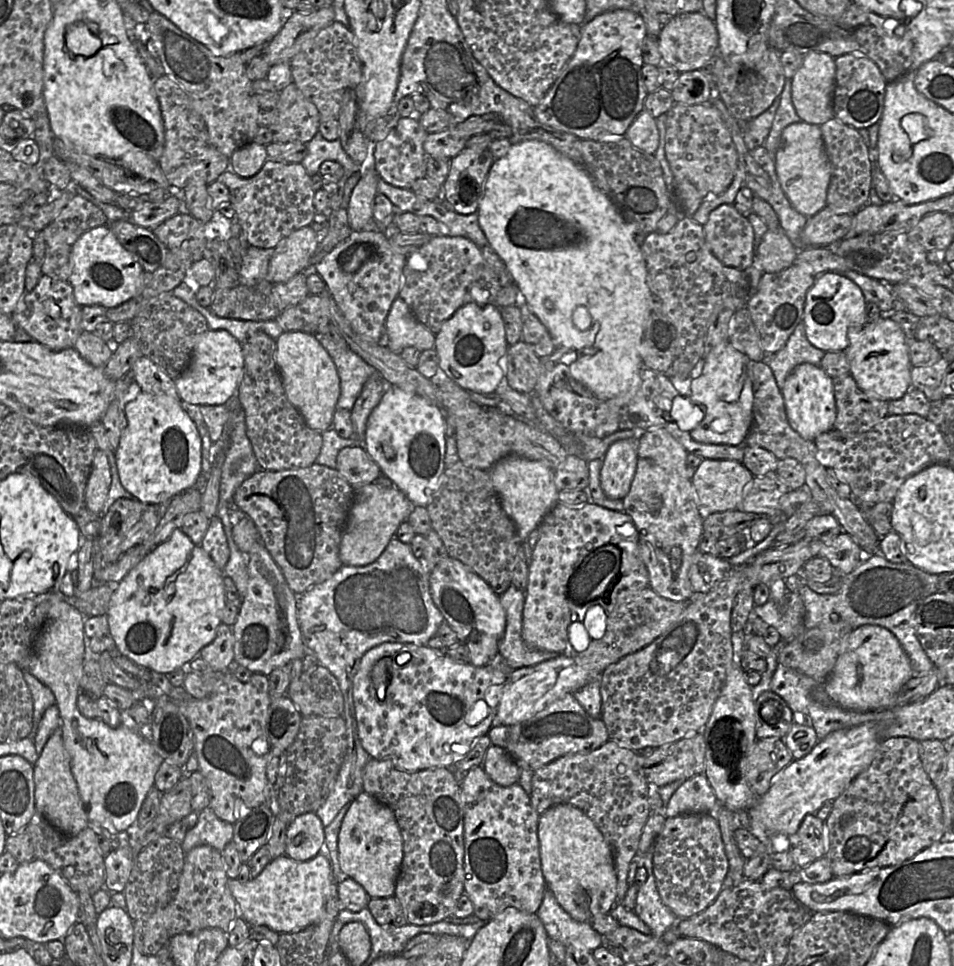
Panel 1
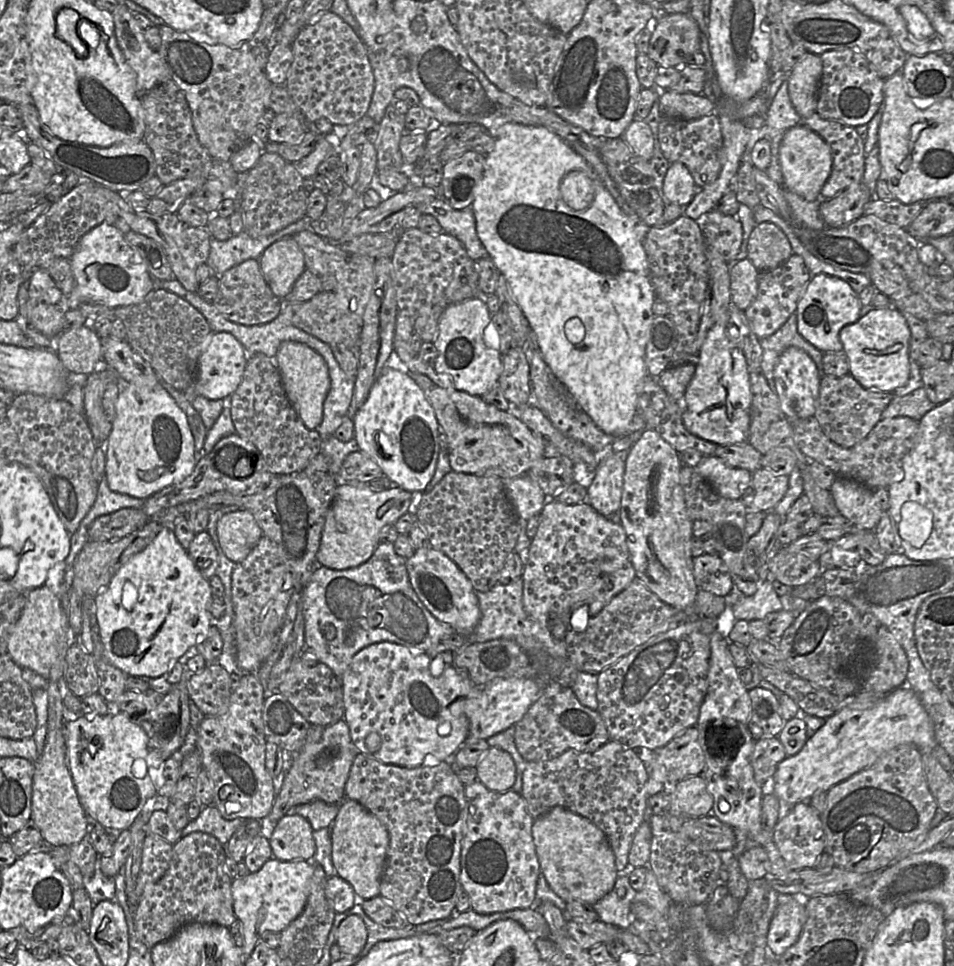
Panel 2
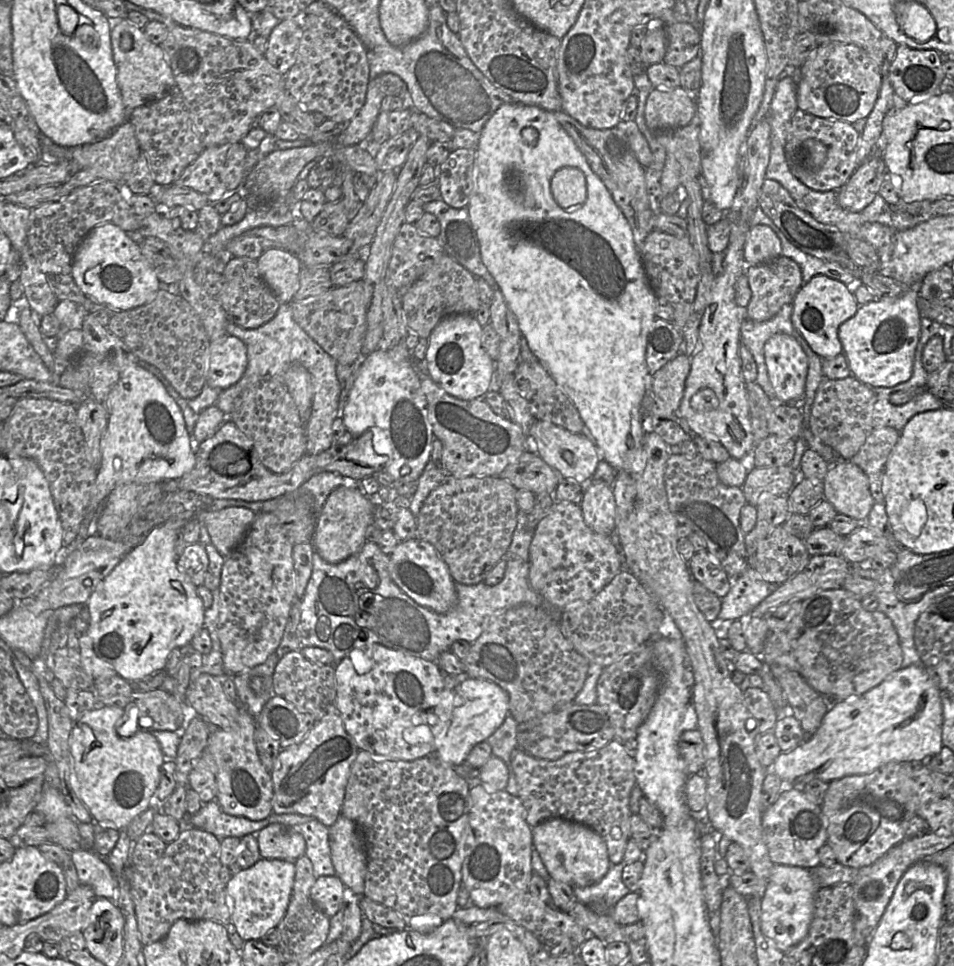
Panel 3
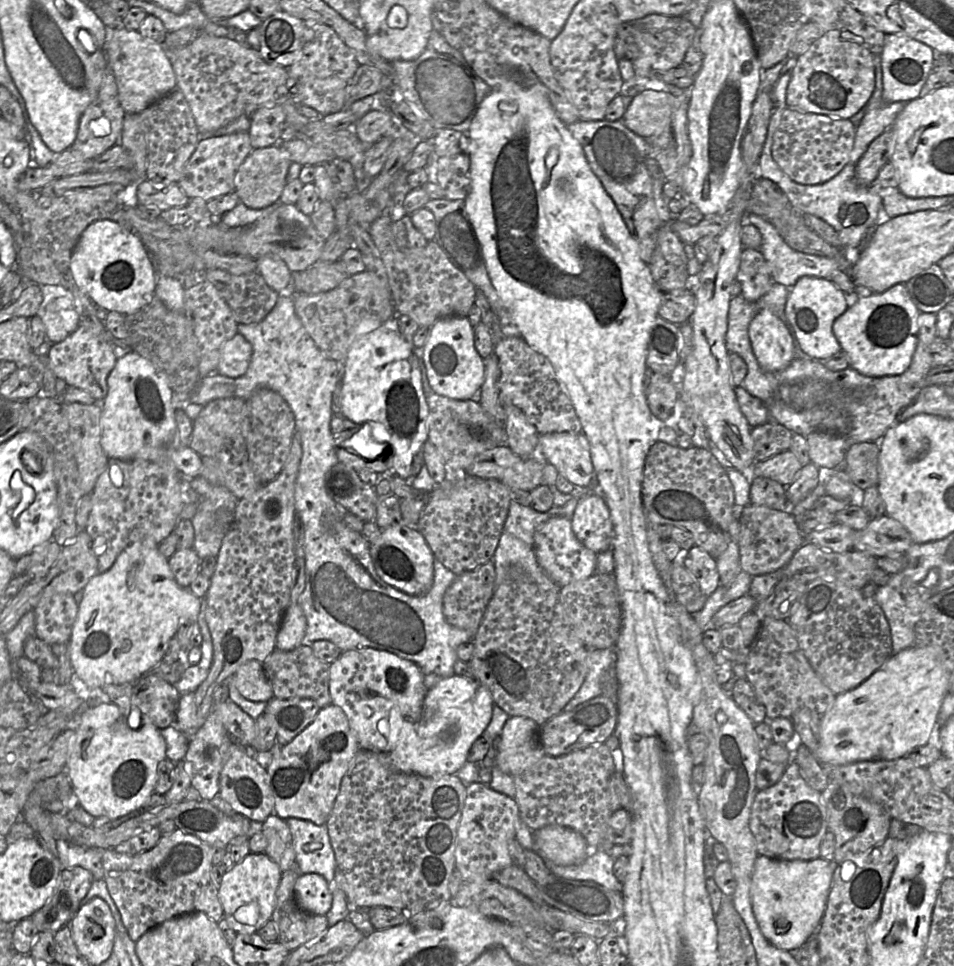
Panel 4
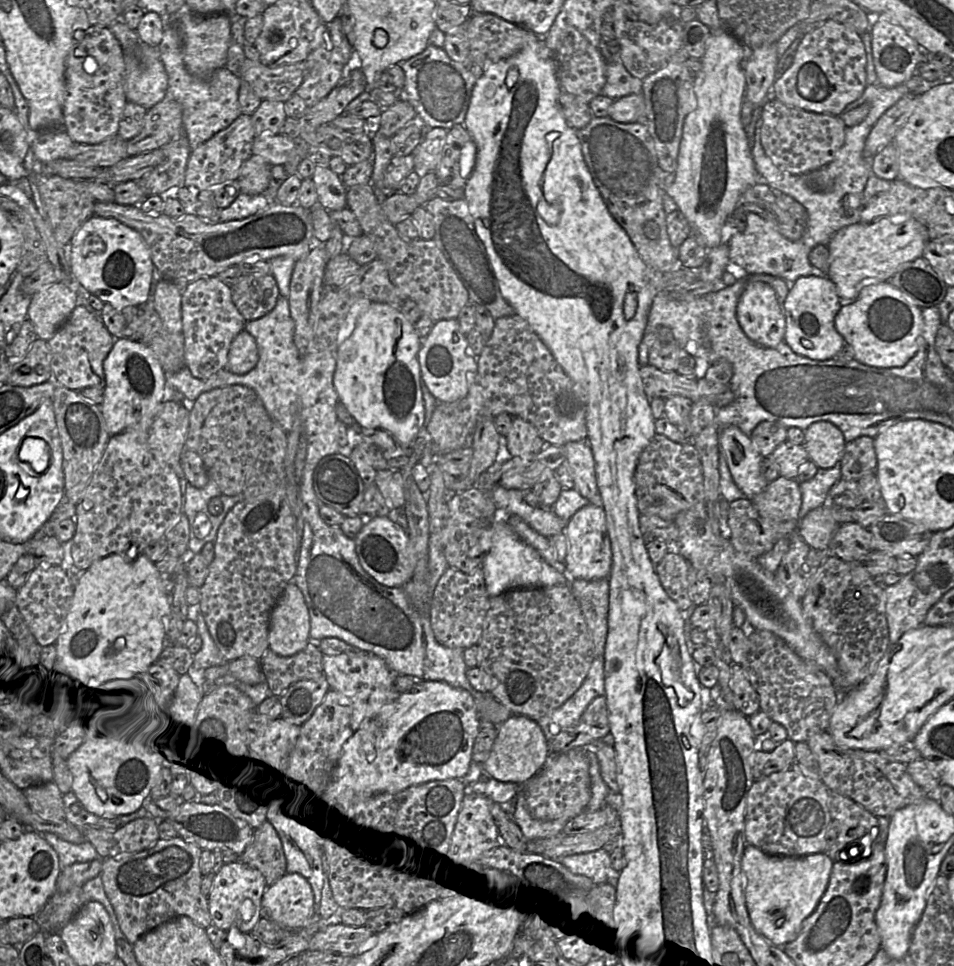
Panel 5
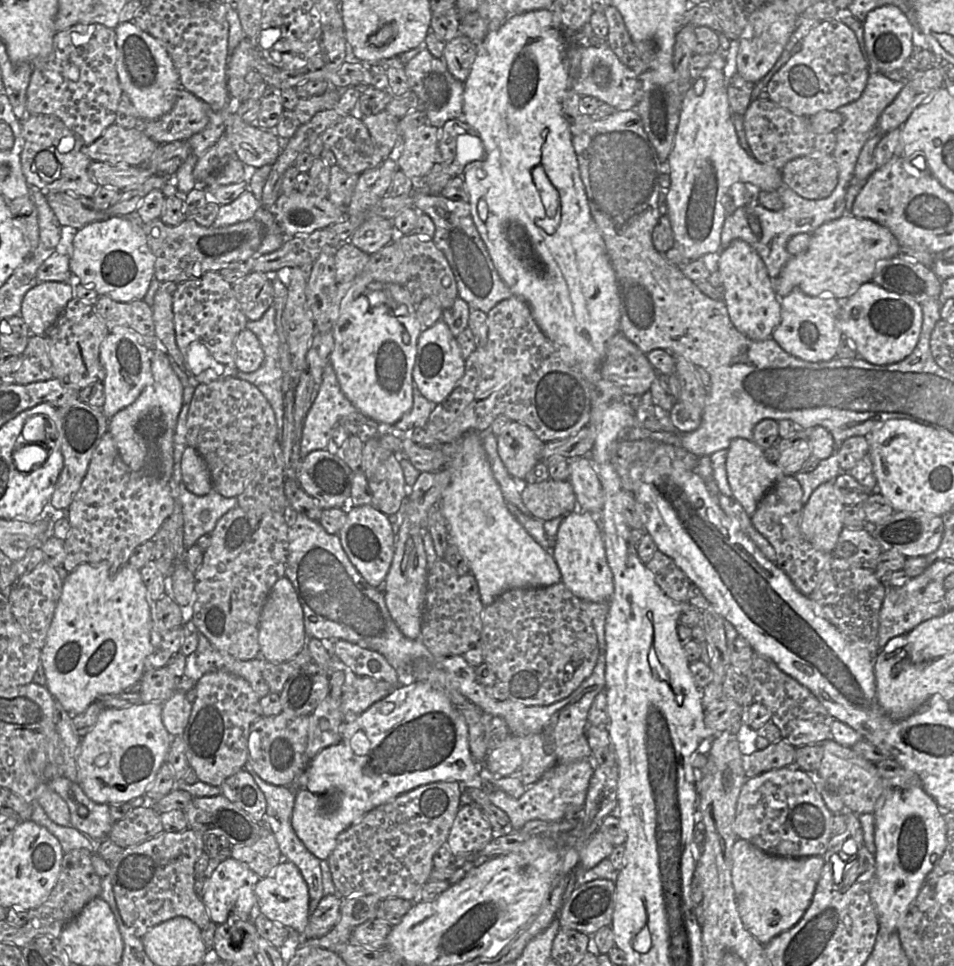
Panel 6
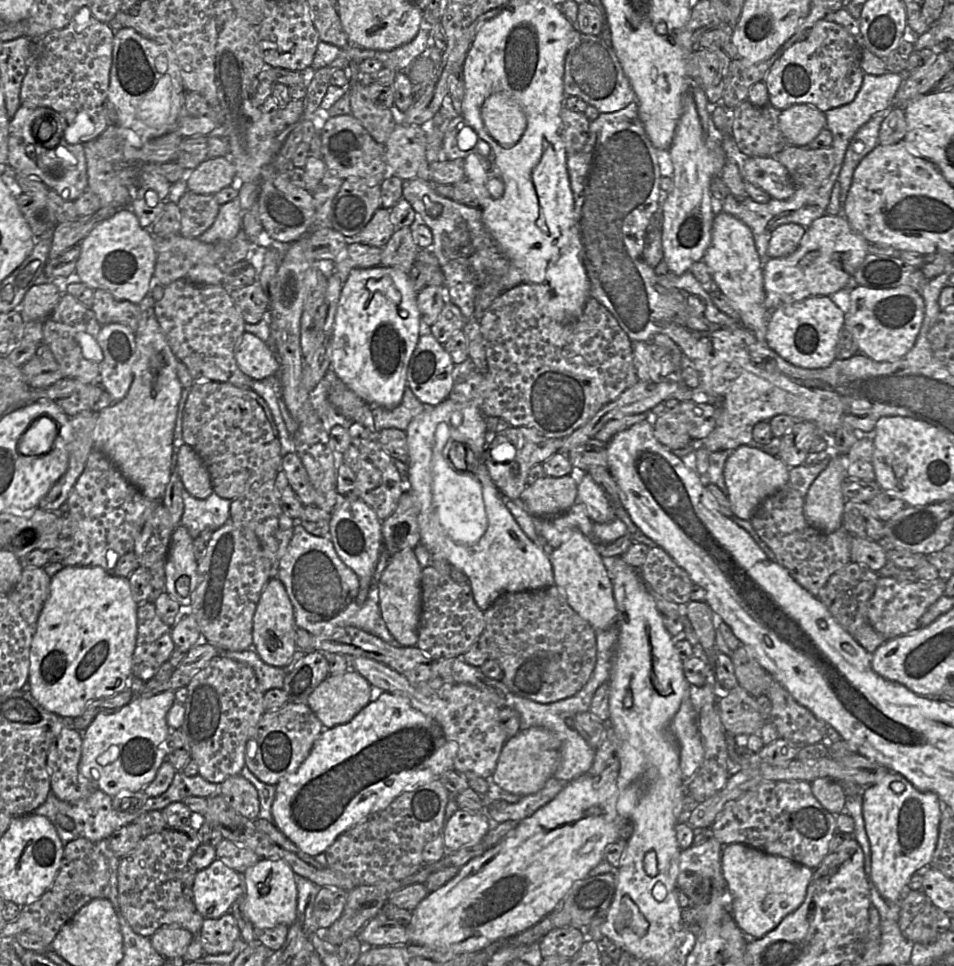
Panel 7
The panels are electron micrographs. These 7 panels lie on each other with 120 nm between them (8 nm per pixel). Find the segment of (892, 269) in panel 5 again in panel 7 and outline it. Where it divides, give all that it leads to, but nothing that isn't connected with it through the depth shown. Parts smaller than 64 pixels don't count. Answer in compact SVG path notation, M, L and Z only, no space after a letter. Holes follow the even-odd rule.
M825 214L815 219L793 253L764 262L765 307L775 310L809 297L831 296L846 286L851 290L855 284L853 275L868 254L868 241L852 229L843 214Z

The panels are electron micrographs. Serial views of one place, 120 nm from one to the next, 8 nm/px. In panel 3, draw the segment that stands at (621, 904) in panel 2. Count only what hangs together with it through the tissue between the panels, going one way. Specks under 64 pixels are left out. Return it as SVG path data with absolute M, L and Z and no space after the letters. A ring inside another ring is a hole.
M624 863L612 864L606 875L587 887L572 887L576 899L597 915L610 915L615 904L630 890L622 882Z

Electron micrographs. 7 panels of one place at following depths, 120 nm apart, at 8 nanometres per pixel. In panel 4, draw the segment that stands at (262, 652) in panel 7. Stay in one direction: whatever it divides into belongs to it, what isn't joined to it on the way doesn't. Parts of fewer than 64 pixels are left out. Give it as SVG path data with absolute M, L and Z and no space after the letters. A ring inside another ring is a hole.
M291 603L285 612L276 640L276 649L292 651L302 645L307 621L299 603Z

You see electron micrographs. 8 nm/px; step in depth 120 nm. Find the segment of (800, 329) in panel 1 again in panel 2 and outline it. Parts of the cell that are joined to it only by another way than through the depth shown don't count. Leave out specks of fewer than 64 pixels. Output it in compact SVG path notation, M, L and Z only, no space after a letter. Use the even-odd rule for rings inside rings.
M796 312L772 335L760 339L763 350L761 370L769 386L775 390L774 370L781 354L791 346L804 350L816 364L823 364L824 353L807 341L798 331Z

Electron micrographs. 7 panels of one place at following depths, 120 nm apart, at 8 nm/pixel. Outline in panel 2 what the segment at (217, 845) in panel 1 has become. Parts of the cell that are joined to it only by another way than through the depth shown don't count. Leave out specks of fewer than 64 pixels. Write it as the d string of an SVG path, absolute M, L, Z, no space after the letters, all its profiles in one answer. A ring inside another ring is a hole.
M214 805L205 806L198 817L182 830L182 836L193 832L204 832L214 836L225 847L244 820L241 818L227 820Z

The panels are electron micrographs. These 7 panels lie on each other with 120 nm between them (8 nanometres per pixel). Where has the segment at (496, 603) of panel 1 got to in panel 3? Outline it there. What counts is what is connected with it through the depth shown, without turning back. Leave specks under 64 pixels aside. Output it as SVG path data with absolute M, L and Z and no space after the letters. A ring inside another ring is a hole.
M421 538L400 541L388 555L388 571L395 584L421 606L444 614L457 604L455 581L435 547Z

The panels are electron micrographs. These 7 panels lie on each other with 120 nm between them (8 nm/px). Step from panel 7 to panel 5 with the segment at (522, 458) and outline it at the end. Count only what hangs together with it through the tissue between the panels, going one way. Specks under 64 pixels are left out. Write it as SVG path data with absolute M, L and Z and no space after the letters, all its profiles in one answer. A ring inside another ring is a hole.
M512 416L511 428L506 435L507 450L512 457L524 458L539 453L546 442L536 428L521 417Z

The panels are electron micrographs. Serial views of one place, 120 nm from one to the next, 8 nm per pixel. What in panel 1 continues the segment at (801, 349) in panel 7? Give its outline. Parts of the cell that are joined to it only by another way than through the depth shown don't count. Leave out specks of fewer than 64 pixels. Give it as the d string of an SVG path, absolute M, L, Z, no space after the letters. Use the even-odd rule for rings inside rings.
M826 272L815 277L806 294L803 323L809 342L826 351L846 351L849 346L848 329L862 327L866 321L866 299L861 288L838 272Z

